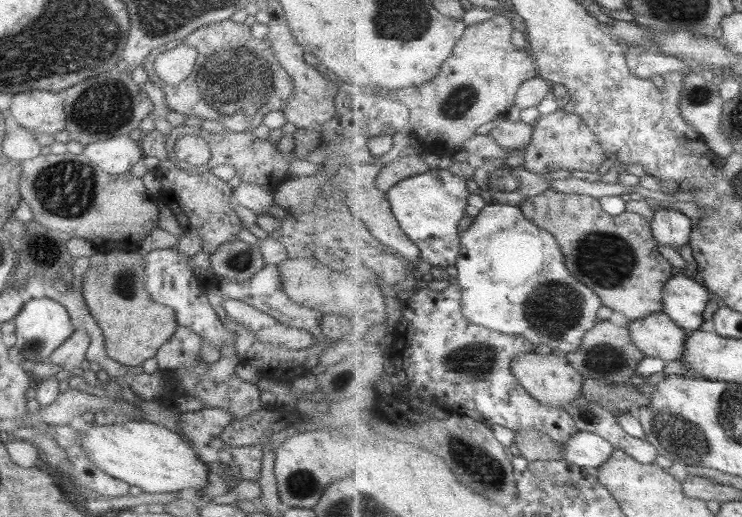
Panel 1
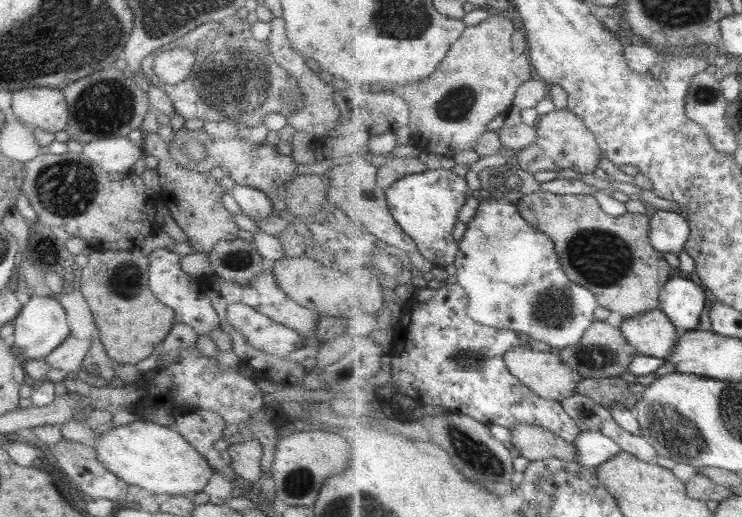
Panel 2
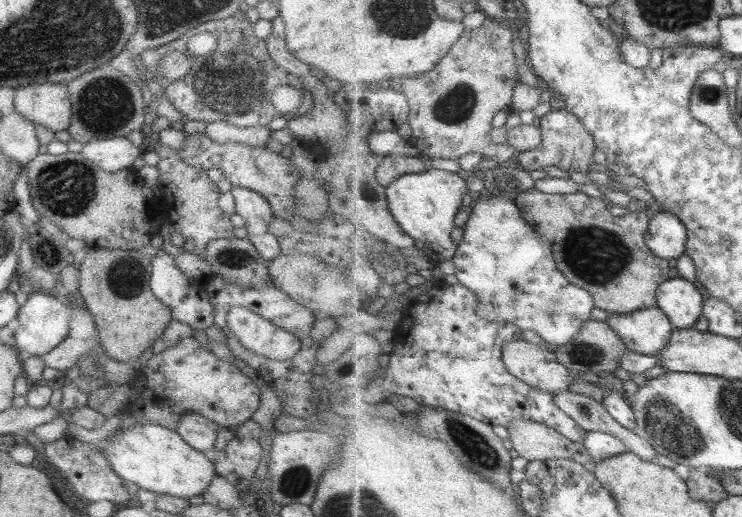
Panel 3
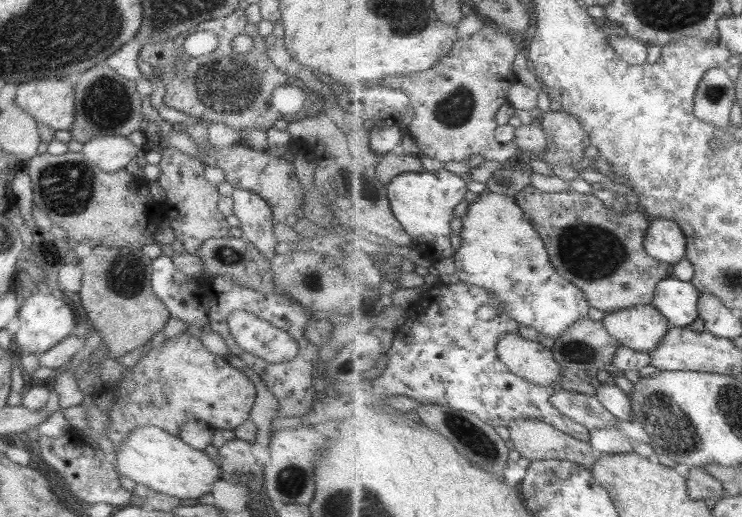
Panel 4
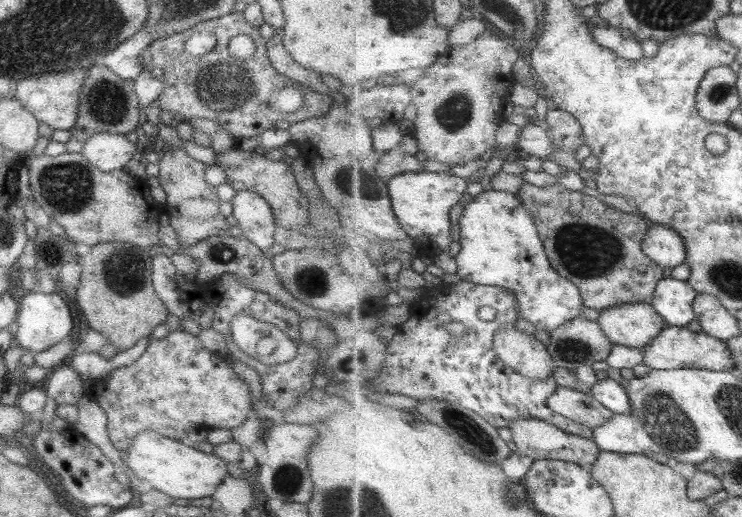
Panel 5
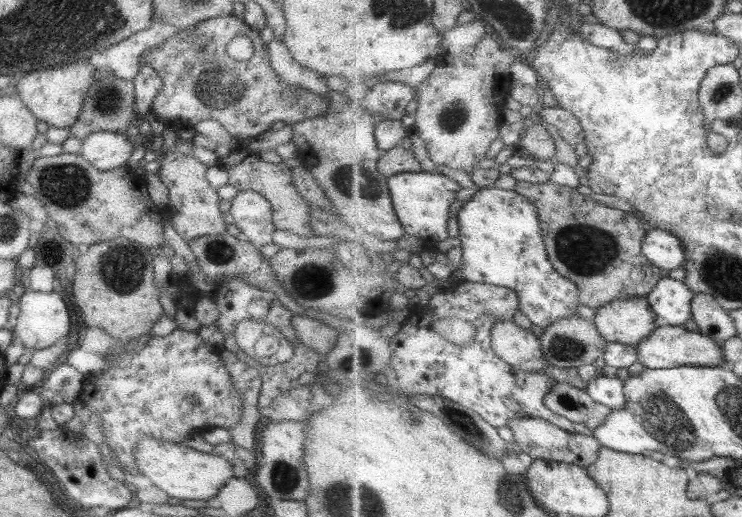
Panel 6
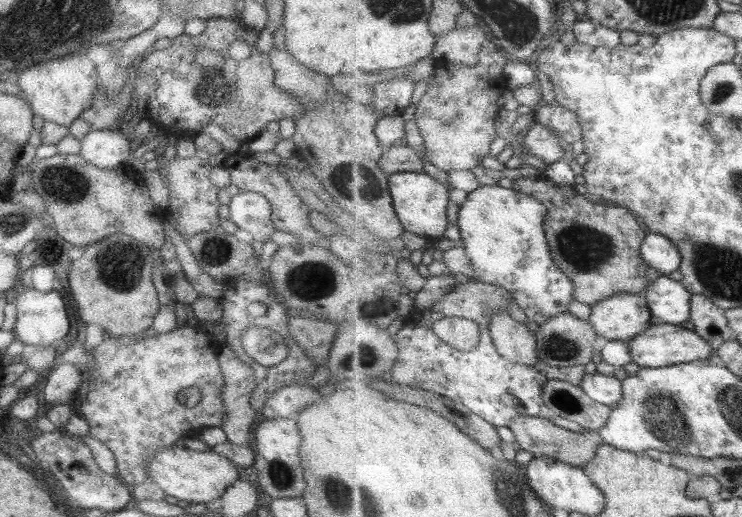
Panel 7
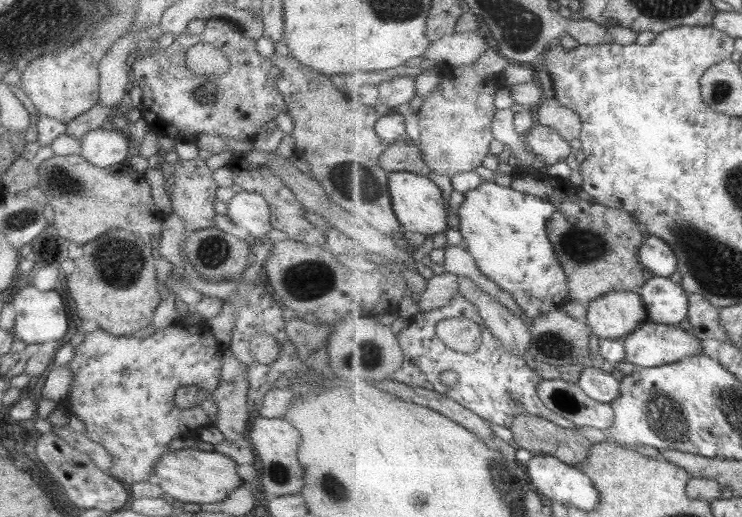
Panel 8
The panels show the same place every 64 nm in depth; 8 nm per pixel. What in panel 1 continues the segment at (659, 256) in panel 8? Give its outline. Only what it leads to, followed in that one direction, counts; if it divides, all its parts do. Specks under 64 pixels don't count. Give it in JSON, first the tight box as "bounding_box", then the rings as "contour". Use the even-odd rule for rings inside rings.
{"bounding_box":[652,207,694,251],"contour":[[[671,207],[659,208],[652,219],[655,237],[662,246],[670,246],[679,251],[690,242],[694,222],[692,218]]]}

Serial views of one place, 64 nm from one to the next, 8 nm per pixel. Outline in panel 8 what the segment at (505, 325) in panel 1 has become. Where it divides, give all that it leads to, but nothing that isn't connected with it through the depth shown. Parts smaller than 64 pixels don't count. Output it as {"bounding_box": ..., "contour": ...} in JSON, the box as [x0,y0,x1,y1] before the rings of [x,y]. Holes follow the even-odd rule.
{"bounding_box":[458,181,572,320],"contour":[[[495,181],[485,182],[464,195],[465,200],[458,211],[461,216],[460,231],[464,236],[464,244],[476,258],[483,273],[511,292],[533,320],[550,311],[563,310],[572,299],[571,283],[549,233],[550,222],[559,208],[553,202],[516,190],[513,186],[500,186]]]}

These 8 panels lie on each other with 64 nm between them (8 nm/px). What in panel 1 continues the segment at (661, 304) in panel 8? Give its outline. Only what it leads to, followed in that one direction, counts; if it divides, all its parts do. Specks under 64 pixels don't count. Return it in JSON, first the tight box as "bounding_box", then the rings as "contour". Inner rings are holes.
{"bounding_box":[664,273,712,335],"contour":[[[676,273],[664,289],[664,312],[668,313],[688,335],[704,326],[704,312],[712,300],[710,289],[703,283]]]}

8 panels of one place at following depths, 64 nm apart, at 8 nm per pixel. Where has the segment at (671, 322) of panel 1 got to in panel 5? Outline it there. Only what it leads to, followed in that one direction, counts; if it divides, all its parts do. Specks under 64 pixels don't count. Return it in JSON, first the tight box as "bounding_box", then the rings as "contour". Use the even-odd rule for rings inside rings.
{"bounding_box":[598,301,668,349],"contour":[[[646,301],[606,309],[598,320],[612,342],[641,349],[651,345],[668,327],[659,310]]]}

